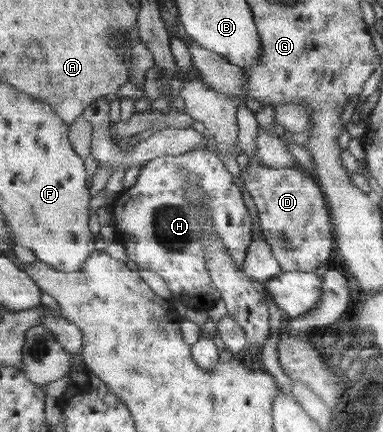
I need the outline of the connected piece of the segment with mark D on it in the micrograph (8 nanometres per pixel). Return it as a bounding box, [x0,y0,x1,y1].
[240,161,334,272]

